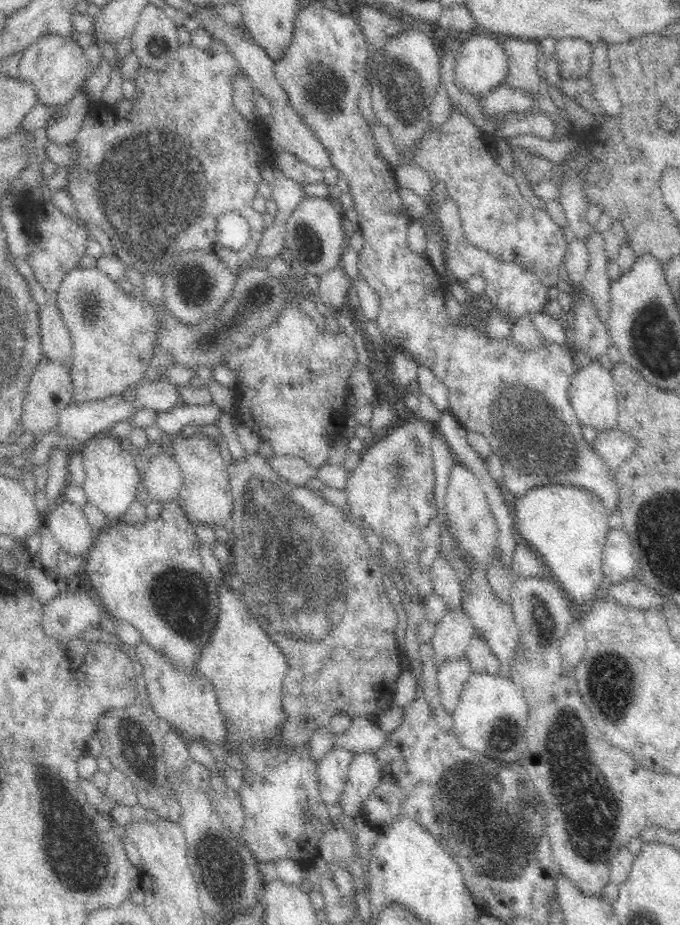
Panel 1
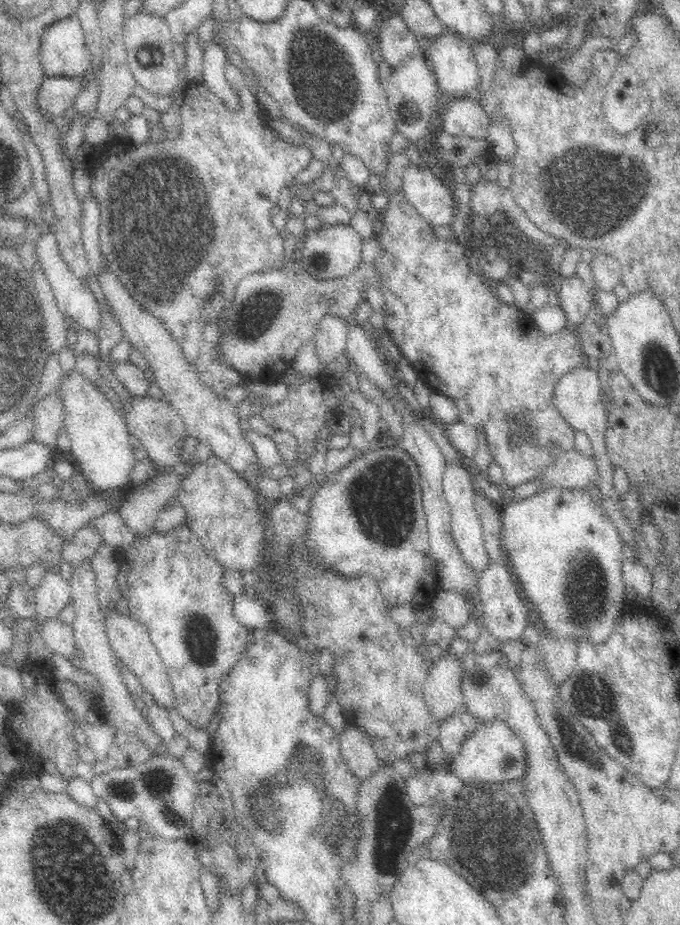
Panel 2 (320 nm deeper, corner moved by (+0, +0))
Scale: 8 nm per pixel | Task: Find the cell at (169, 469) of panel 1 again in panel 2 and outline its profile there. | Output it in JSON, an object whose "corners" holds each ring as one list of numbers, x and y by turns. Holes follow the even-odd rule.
{"corners":[[160,470,149,483,129,489,118,513,136,538,146,535,154,527,160,507,174,502,180,488,178,471]]}

